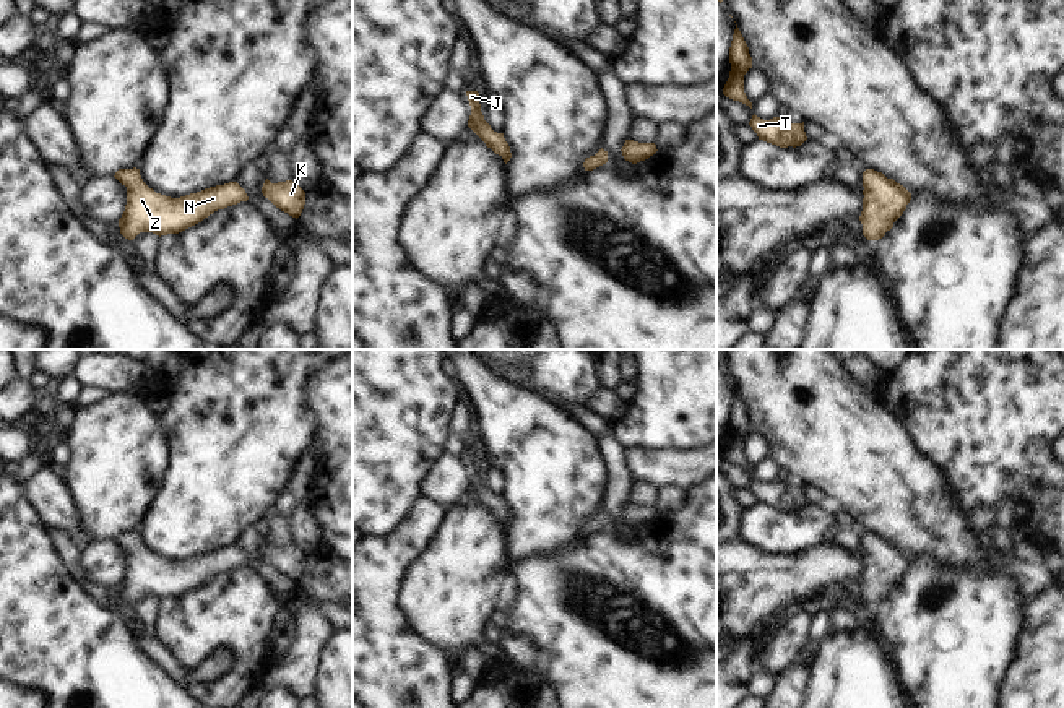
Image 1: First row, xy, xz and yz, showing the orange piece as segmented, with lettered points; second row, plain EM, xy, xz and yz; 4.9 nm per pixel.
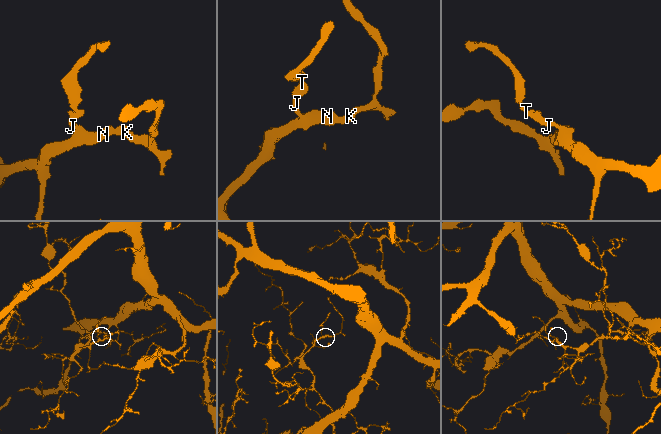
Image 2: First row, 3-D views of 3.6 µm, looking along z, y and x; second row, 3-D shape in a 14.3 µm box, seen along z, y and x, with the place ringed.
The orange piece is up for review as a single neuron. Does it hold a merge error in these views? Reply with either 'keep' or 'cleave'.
keep

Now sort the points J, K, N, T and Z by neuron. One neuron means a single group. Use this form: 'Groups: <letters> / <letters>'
Groups: J K N T Z

